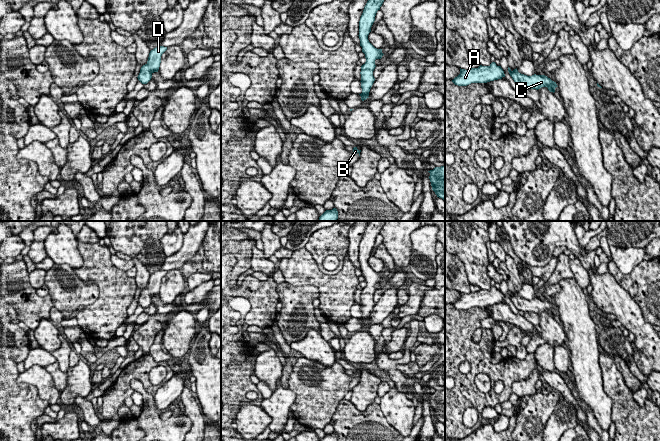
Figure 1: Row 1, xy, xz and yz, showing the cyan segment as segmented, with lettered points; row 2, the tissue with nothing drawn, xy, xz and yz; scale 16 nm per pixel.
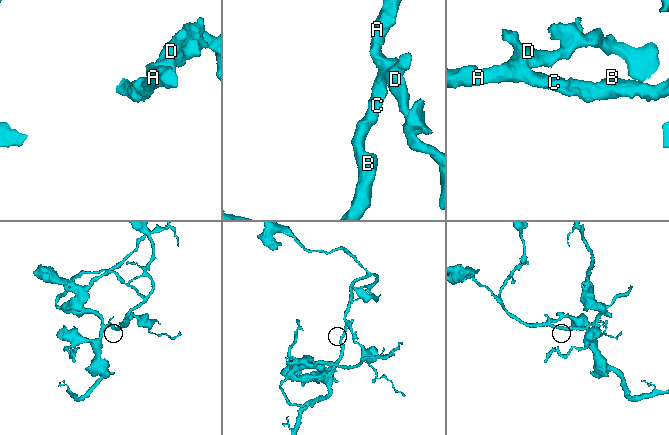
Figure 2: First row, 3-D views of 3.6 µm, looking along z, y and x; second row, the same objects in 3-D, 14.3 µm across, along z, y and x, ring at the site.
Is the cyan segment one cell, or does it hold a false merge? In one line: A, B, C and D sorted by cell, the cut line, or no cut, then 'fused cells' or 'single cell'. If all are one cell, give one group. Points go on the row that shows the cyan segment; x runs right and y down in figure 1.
A B C D | no cut | single cell

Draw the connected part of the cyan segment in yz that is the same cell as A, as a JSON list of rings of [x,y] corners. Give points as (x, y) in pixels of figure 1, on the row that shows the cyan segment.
[[[492,62],[489,66],[480,65],[478,68],[470,68],[469,70],[460,68],[460,74],[452,82],[458,86],[467,86],[471,83],[487,83],[503,77],[505,74],[501,66]]]

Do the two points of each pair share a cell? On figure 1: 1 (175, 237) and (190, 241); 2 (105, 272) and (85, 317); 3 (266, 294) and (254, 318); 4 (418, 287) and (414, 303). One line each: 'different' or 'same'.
1: different
2: same
3: same
4: same

